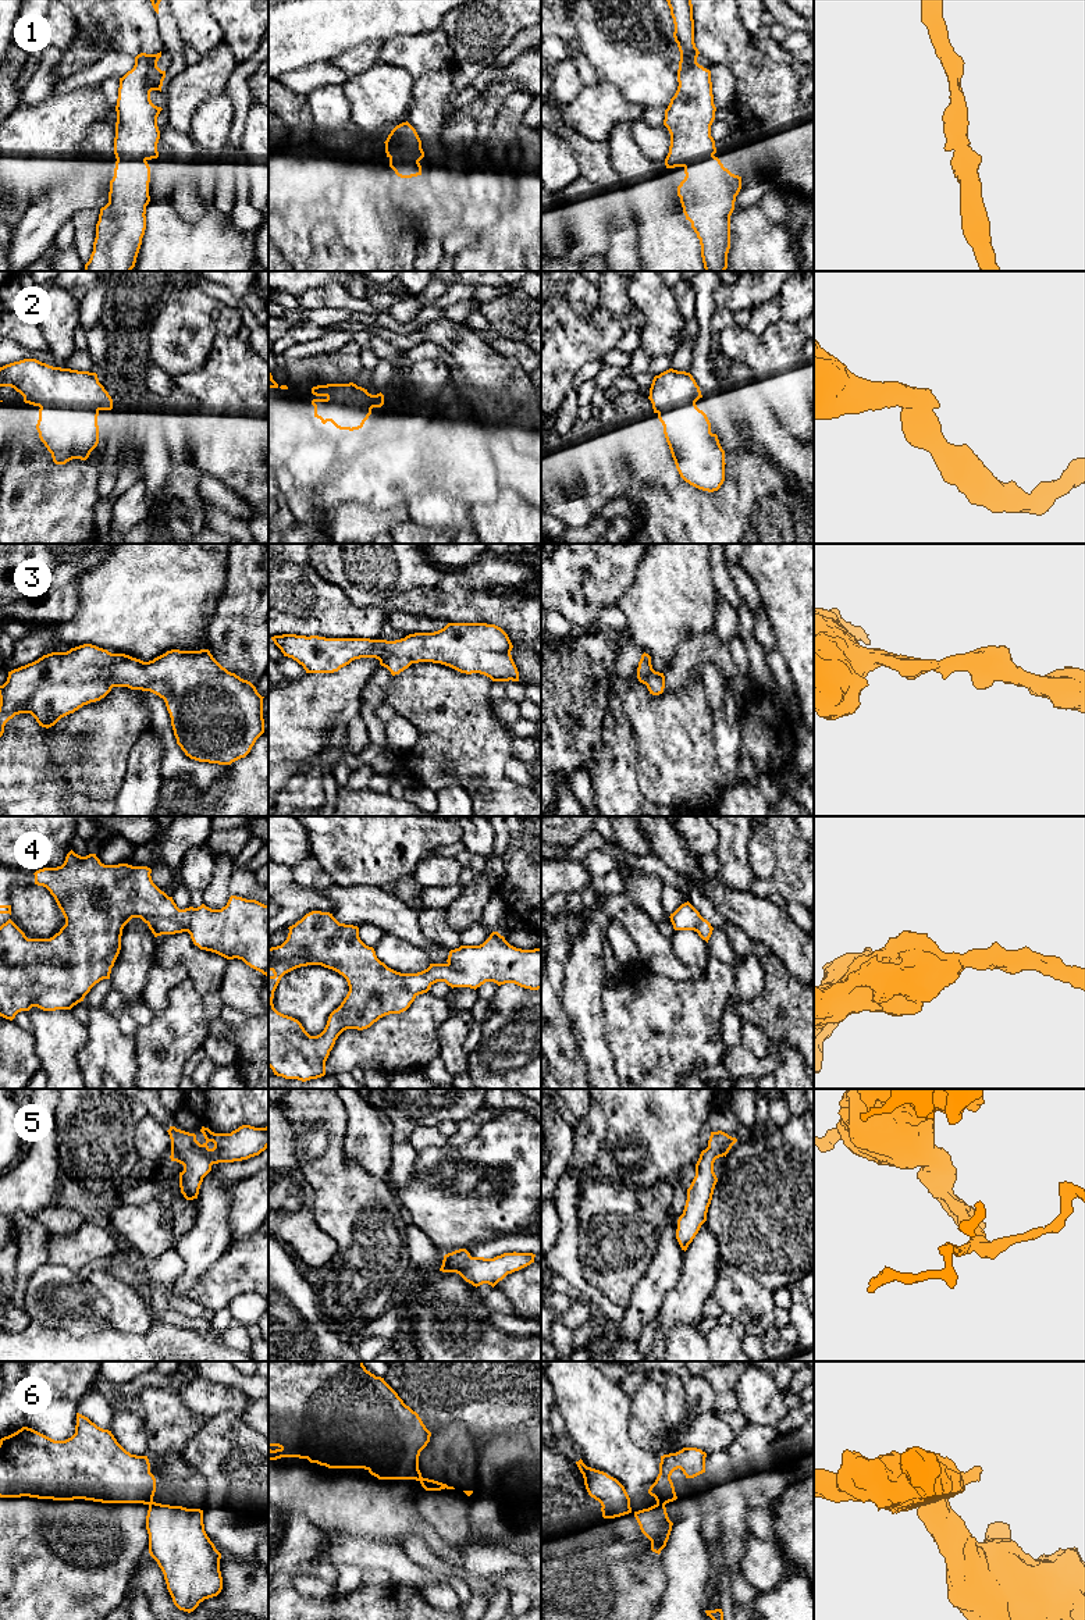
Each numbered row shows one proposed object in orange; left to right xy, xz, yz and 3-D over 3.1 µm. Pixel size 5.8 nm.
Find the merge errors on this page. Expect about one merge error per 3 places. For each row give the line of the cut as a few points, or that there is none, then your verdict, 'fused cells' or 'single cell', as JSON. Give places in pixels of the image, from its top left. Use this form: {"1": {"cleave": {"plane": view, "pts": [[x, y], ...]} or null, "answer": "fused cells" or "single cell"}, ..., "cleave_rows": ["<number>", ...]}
{"1": {"cleave": null, "answer": "single cell"}, "2": {"cleave": null, "answer": "single cell"}, "3": {"cleave": null, "answer": "single cell"}, "4": {"cleave": null, "answer": "single cell"}, "5": {"cleave": null, "answer": "single cell"}, "6": {"cleave": {"plane": "yz", "pts": [[665, 1503], [657, 1505]]}, "answer": "fused cells"}, "cleave_rows": ["6"]}

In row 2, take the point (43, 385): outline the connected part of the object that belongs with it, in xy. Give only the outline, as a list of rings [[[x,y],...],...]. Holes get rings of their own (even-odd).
[[[36,359],[0,367],[0,387],[14,388],[25,403],[40,407],[36,430],[56,464],[86,460],[99,444],[99,412],[113,409],[96,373],[53,367]]]

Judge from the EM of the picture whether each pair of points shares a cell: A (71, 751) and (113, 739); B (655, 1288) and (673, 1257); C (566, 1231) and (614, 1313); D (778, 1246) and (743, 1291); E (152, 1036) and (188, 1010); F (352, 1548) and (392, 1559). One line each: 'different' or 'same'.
A: same
B: same
C: same
D: different
E: same
F: same

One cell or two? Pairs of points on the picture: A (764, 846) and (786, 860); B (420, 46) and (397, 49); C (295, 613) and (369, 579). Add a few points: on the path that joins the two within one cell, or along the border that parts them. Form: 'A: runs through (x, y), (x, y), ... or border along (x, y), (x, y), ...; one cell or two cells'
A: border along (765, 830), (774, 853), (775, 871), (761, 879); two cells
B: runs through (415, 49), (402, 49); one cell
C: border along (316, 572), (335, 584), (358, 606), (372, 606); two cells

